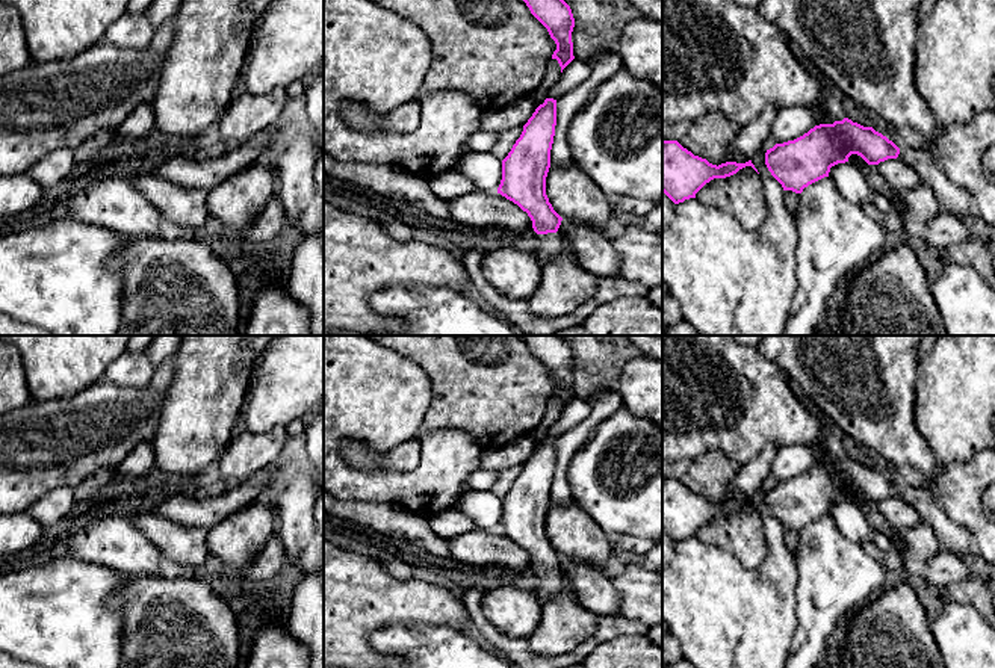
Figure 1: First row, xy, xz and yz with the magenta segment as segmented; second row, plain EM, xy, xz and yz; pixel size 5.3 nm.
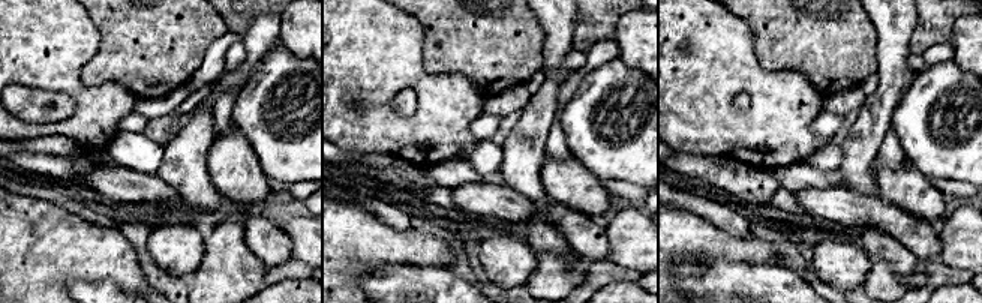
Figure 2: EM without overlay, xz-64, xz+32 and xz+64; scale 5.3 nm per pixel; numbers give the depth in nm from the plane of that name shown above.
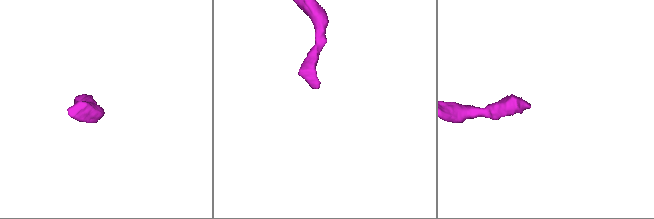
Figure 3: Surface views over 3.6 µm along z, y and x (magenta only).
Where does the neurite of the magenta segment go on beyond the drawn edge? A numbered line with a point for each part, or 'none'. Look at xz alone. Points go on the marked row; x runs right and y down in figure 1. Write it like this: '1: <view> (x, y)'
1: xz (549, 245)

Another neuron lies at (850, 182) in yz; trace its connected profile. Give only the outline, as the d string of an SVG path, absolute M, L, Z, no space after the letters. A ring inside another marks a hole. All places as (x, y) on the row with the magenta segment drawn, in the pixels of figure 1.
M850 162L832 166L829 178L835 183L841 195L850 203L857 206L874 203L880 212L891 212L891 206L879 198L879 195L866 183L863 172Z

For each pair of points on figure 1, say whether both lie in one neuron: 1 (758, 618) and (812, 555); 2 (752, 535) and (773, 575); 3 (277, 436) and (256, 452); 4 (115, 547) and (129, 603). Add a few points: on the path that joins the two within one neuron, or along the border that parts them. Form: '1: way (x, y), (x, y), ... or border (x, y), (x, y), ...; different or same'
1: border (797, 559), (796, 609); different
2: border (764, 523), (765, 558), (756, 567), (746, 569); different
3: way (272, 440), (260, 449); same
4: border (158, 573), (130, 578); different

